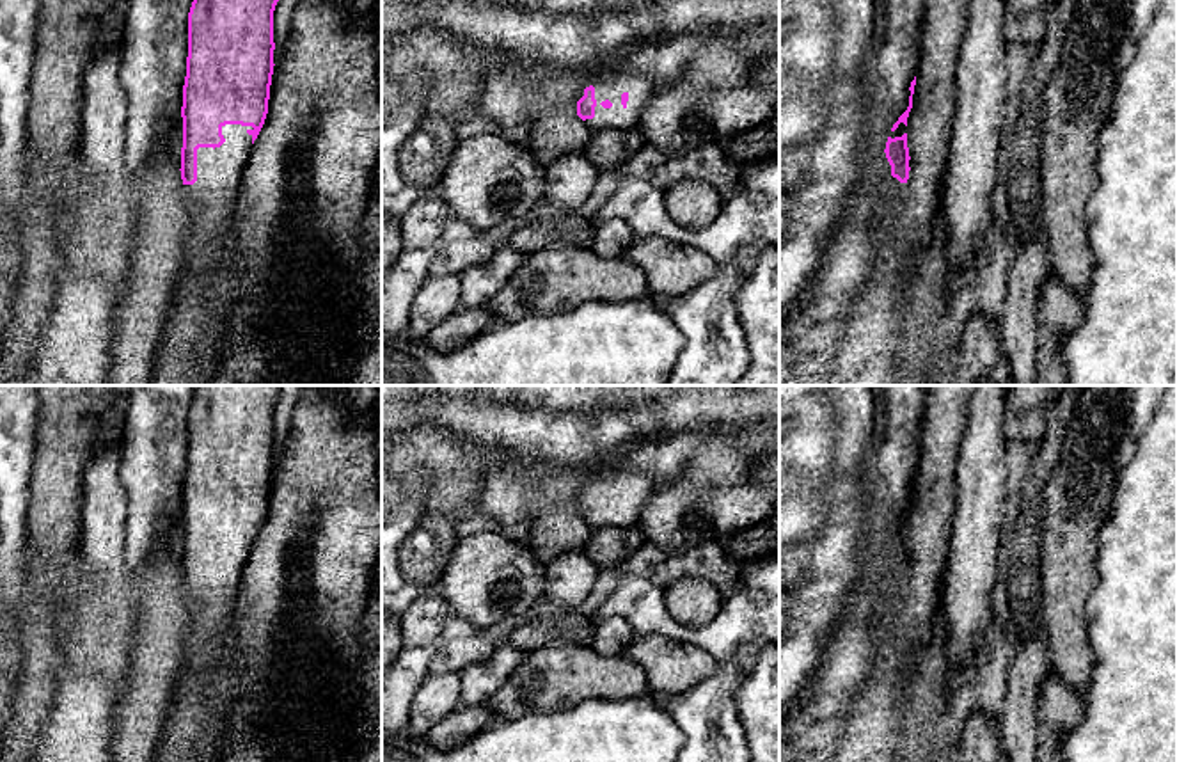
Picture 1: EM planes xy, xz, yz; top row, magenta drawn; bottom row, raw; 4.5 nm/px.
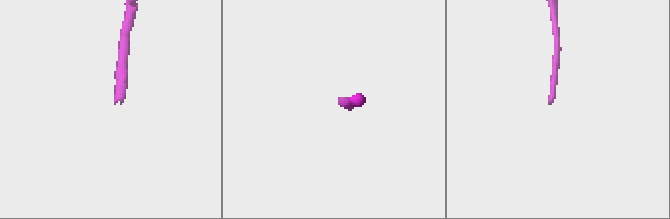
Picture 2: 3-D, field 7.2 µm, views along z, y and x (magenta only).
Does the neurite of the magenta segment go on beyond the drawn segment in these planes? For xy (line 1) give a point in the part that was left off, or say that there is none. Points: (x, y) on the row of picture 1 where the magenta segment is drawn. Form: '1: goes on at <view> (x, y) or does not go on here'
1: goes on at xy (210, 201)

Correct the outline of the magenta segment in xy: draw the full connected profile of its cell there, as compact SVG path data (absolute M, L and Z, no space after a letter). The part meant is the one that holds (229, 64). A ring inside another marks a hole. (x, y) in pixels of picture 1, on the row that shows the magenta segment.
M194 0L188 12L188 57L183 85L183 147L178 171L186 206L185 240L174 291L199 272L208 282L220 240L234 227L238 187L270 99L273 75L273 11L279 0Z

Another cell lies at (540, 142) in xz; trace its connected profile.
M559 112L536 119L522 146L547 167L565 155L582 155L593 133L577 114Z

